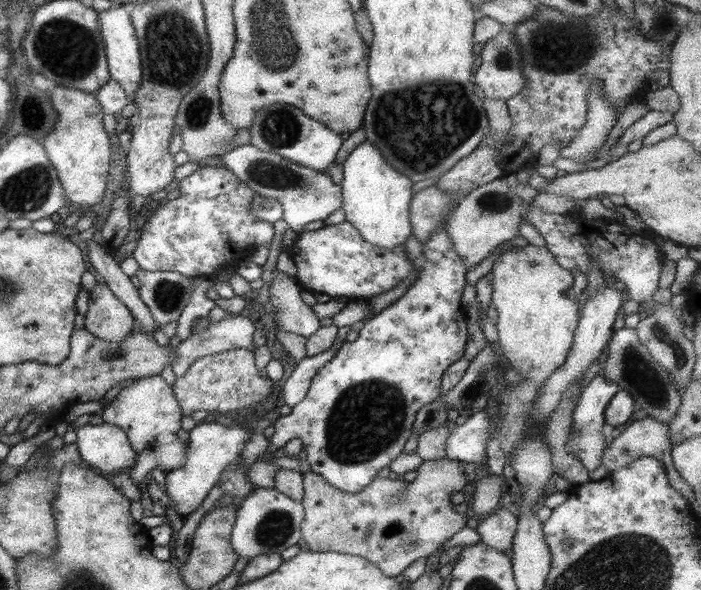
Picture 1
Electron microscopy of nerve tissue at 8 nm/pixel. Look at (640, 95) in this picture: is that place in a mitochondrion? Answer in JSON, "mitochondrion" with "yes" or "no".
{"mitochondrion":"no"}

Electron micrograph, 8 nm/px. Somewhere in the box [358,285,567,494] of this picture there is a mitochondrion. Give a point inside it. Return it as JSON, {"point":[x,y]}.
{"point":[477,391]}

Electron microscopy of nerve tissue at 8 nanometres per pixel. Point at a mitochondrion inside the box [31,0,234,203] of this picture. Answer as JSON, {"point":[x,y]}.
{"point":[175,53]}

